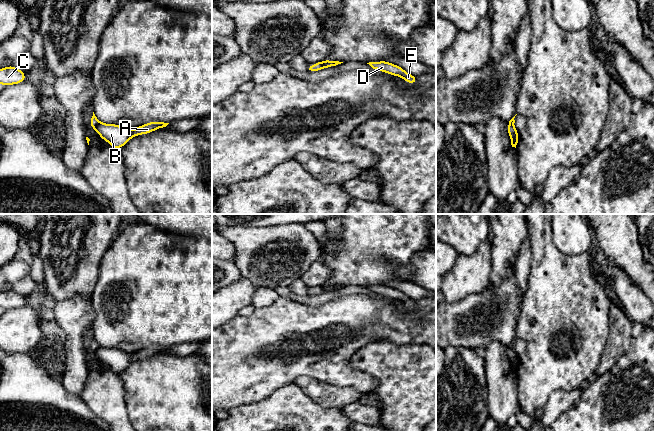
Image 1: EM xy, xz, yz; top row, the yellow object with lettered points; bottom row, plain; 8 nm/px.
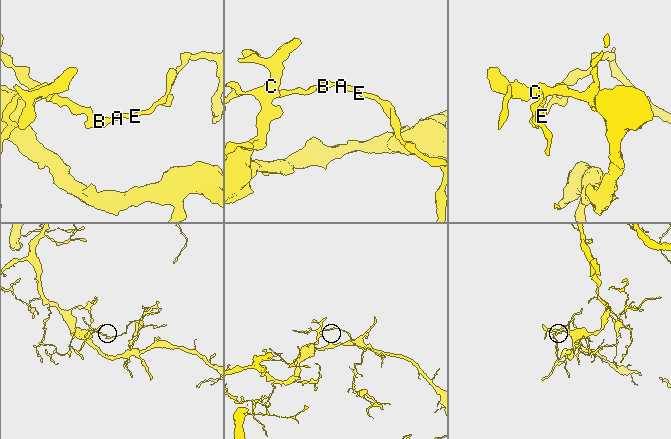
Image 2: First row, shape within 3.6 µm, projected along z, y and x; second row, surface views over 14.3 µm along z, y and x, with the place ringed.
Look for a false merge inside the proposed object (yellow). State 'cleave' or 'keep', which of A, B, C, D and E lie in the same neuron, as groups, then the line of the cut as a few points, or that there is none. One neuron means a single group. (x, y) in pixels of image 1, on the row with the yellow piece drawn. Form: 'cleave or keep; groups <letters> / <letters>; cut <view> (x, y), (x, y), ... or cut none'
cleave; groups A B D E / C; cut xy (100, 122), (95, 129)

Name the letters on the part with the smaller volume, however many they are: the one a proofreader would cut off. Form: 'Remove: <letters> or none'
Remove: A, B, D, E

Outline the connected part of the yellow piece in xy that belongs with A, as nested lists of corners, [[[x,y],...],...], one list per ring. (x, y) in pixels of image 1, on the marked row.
[[[152,121],[130,130],[117,124],[106,124],[100,122],[96,128],[96,131],[99,136],[104,141],[108,142],[114,149],[120,149],[126,145],[131,138],[148,134],[157,129],[166,127],[168,124],[169,123],[160,121]]]

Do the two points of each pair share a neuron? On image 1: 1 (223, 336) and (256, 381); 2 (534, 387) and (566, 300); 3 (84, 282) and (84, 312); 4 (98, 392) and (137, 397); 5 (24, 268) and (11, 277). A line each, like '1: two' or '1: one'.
1: one
2: one
3: two
4: two
5: one

